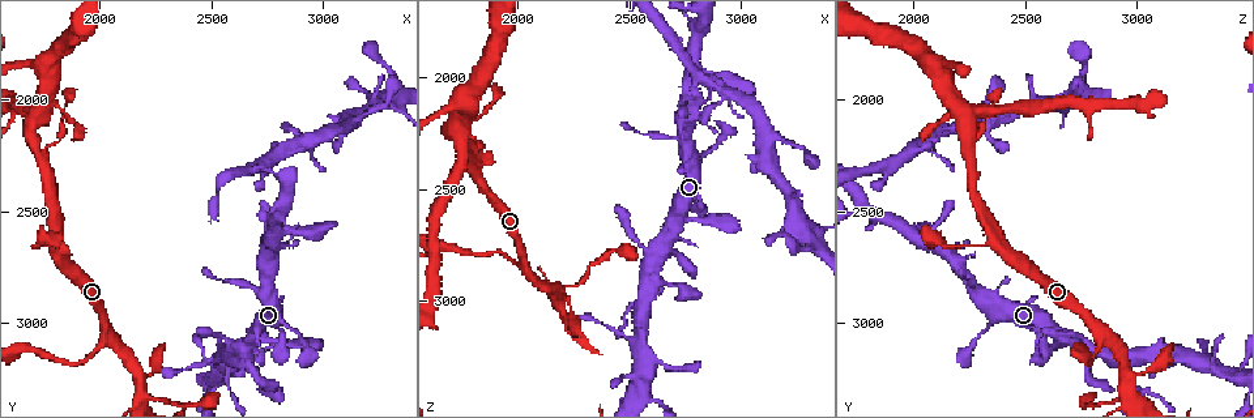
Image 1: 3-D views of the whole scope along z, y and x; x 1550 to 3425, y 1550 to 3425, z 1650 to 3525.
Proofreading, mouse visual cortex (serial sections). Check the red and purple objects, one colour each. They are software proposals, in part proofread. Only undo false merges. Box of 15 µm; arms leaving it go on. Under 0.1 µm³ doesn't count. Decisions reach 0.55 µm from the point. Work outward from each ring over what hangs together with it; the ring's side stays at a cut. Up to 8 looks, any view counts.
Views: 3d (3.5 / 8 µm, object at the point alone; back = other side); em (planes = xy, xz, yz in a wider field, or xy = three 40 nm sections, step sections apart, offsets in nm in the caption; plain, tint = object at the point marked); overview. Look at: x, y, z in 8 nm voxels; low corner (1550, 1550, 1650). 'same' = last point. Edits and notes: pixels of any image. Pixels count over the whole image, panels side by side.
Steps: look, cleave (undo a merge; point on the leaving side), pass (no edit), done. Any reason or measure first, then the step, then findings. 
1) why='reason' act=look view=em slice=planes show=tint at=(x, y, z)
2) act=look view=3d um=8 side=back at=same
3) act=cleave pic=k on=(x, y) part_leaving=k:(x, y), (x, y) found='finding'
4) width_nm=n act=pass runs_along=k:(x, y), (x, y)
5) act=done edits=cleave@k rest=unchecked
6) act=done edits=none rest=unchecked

why='calibre changes' act=look view=3d um=3.5 at=(1730, 2040, 2280)

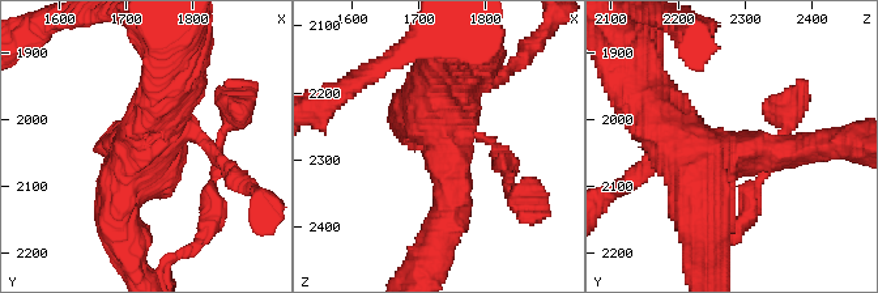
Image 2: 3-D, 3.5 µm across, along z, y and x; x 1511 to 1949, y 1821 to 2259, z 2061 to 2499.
act=look view=em slice=xy step=3 show=tint at=(1735, 2050, 2265)

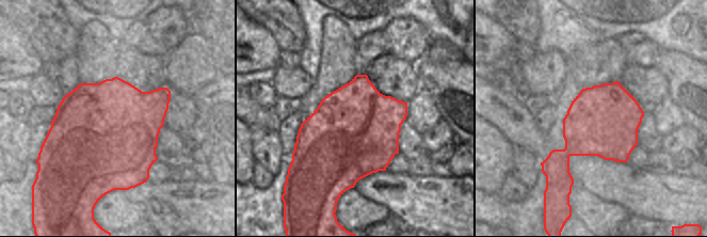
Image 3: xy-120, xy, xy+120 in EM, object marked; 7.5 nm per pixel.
act=pass runs_along=2:(710, 250), (703, 169), (646, 101) found='all the same cell'

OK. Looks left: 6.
why='small branch off a trunk' act=look view=3d um=3.5 at=(2190, 3310, 2950)

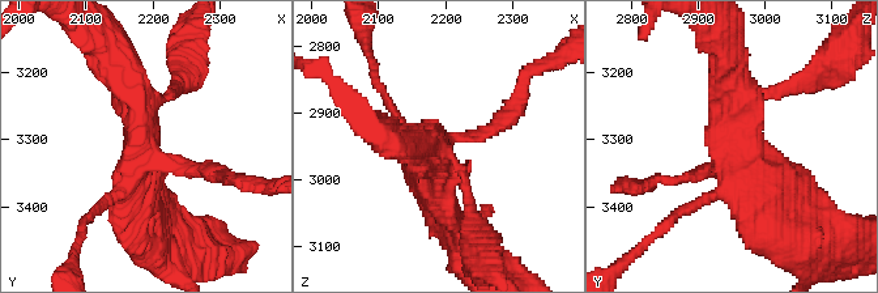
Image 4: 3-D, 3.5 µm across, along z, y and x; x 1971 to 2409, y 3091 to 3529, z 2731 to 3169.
why='shape alone is not enough' act=look view=em slice=xy step=3 show=tint at=(2185, 3300, 2960)

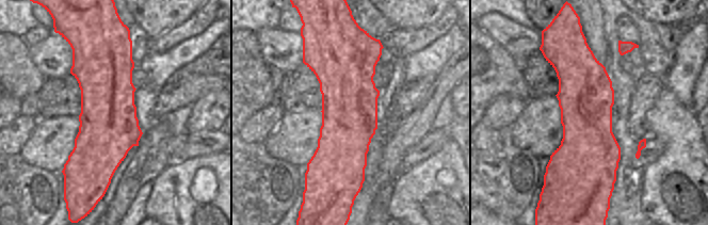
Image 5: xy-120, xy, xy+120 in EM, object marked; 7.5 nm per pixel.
act=pass found='all the same cell'

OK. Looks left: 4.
why='sudden change in width' act=look view=3d um=8 at=(1970, 3140, 2810)

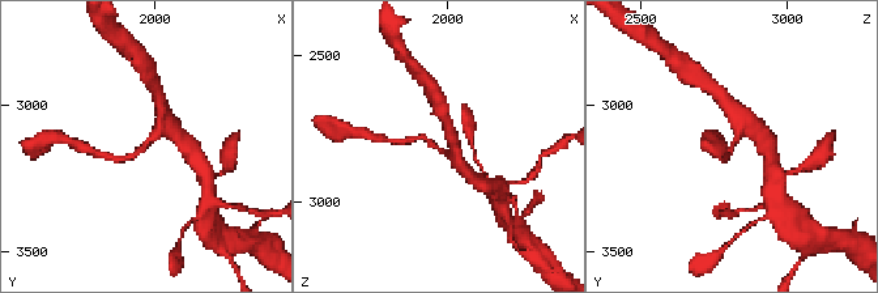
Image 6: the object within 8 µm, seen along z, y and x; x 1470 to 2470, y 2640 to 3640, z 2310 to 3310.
arm_widths_nm=150,300 act=look view=em slice=planes show=tint at=(1960, 3140, 2810)

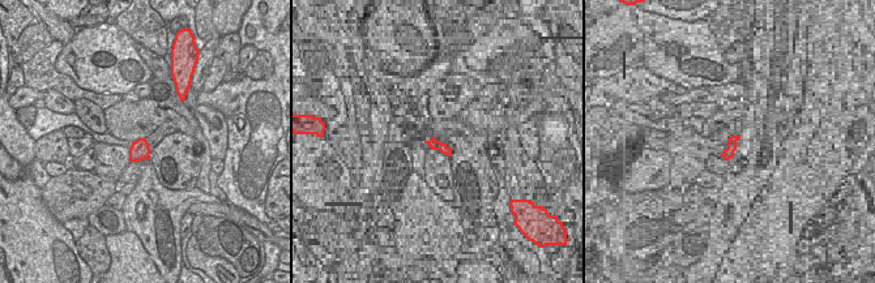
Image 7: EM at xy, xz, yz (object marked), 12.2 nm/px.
act=pass runs_along=6:(162, 115), (135, 156), (114, 160) found='continuous, no second cell'

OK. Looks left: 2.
act=done edits=none rest=unchecked

